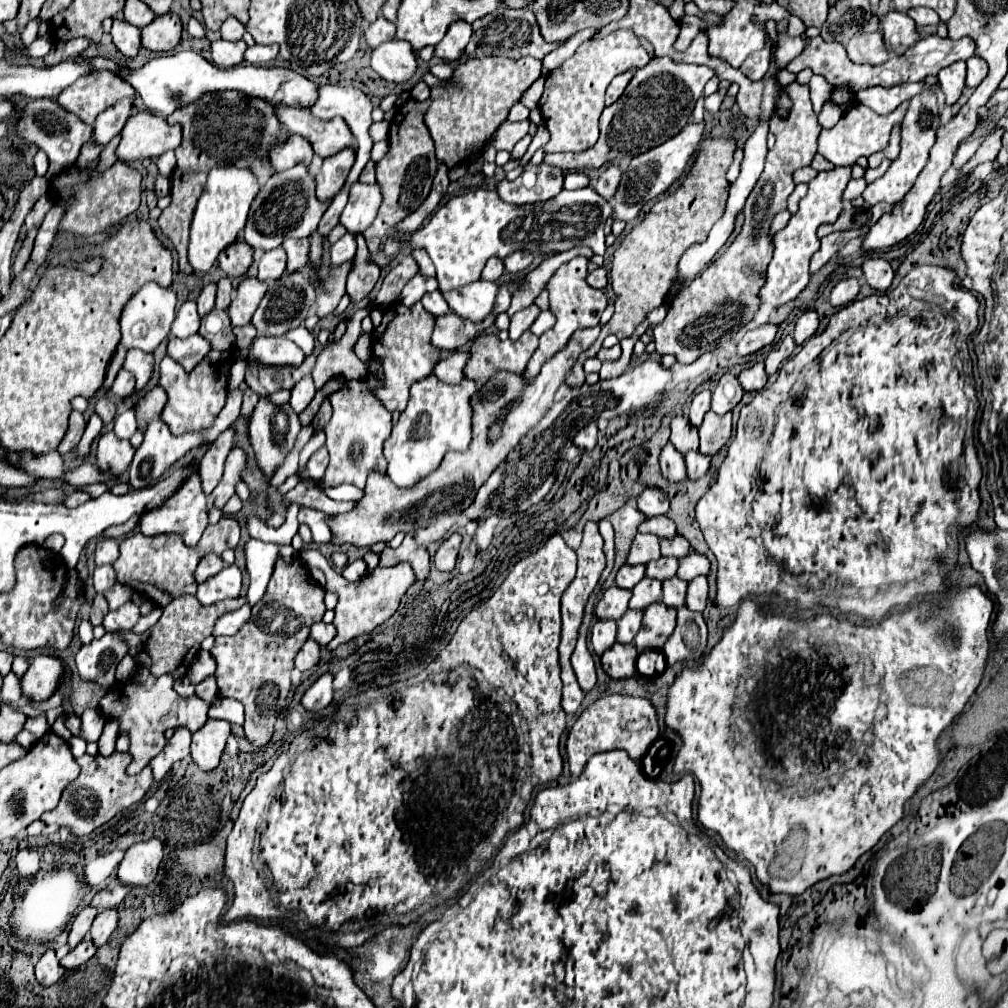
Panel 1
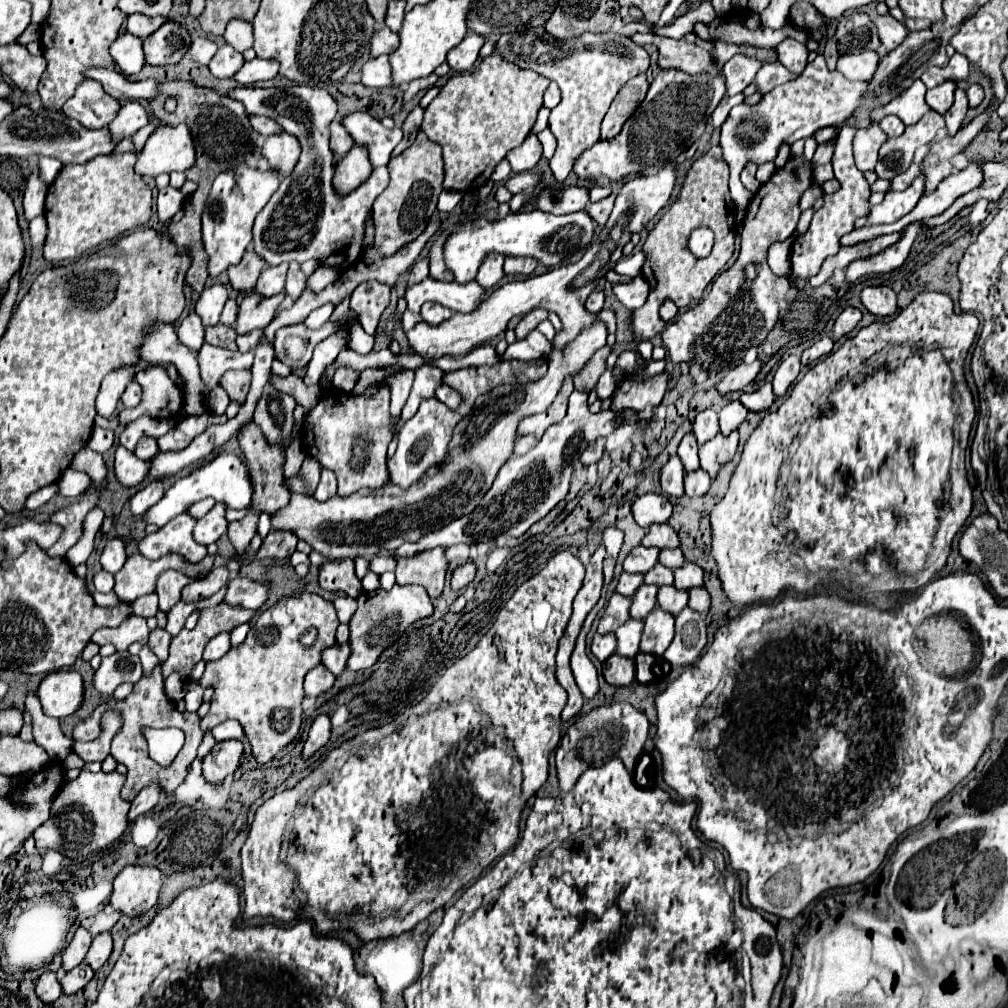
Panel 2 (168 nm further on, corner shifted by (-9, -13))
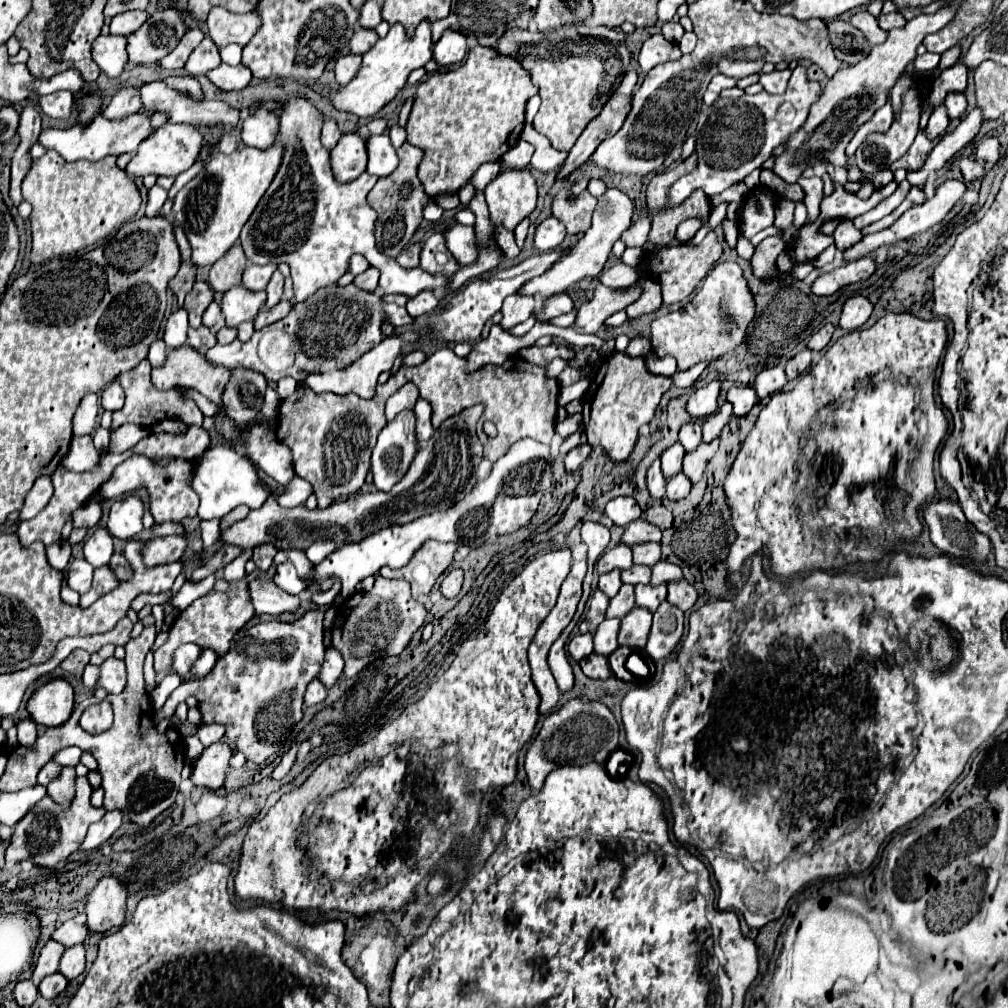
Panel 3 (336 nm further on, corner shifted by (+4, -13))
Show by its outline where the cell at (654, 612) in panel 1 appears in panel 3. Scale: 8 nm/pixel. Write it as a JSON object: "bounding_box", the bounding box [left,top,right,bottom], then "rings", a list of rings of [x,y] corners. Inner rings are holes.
{"bounding_box":[619,606,653,650],"rings":[[[635,606],[623,620],[619,630],[619,644],[635,650],[645,648],[645,640],[649,638],[649,628],[653,624],[653,616],[649,610]]]}

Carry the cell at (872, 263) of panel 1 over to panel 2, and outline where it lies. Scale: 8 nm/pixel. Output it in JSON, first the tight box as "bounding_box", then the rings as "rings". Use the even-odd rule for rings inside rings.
{"bounding_box":[860,286,896,318],"rings":[[[866,286],[860,292],[860,300],[864,308],[878,318],[892,316],[896,312],[896,294],[888,286]]]}

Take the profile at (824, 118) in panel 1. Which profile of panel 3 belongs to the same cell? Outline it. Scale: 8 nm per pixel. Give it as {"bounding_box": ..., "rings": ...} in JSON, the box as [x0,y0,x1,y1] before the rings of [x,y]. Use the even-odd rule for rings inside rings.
{"bounding_box":[797,176,823,222],"rings":[[[799,176],[797,181],[805,192],[804,204],[807,208],[807,222],[809,220],[815,220],[820,212],[820,202],[823,199],[823,182],[821,178],[812,177],[805,178],[805,176]]]}

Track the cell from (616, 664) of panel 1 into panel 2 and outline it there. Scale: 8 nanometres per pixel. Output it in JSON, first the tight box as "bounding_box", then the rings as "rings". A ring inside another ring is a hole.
{"bounding_box":[602,654,636,686],"rings":[[[612,654],[604,664],[602,664],[602,674],[608,684],[614,686],[628,686],[634,682],[636,670],[634,670],[634,660]]]}

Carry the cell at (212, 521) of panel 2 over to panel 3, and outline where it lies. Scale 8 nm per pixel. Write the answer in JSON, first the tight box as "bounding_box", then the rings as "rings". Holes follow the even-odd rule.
{"bounding_box":[145,534,187,566],"rings":[[[171,534],[163,538],[153,538],[149,540],[145,548],[145,564],[155,566],[155,564],[179,560],[185,548],[187,548],[187,534]]]}

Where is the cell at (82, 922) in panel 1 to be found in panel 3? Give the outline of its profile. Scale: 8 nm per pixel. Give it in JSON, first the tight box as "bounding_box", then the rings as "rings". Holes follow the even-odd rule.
{"bounding_box":[31,940,65,984],"rings":[[[49,940],[43,946],[43,950],[39,954],[39,960],[37,960],[37,966],[33,970],[33,978],[31,978],[35,984],[39,984],[45,976],[57,972],[57,964],[61,960],[61,952],[65,952],[65,948],[61,948],[61,944],[57,944],[55,940]]]}

